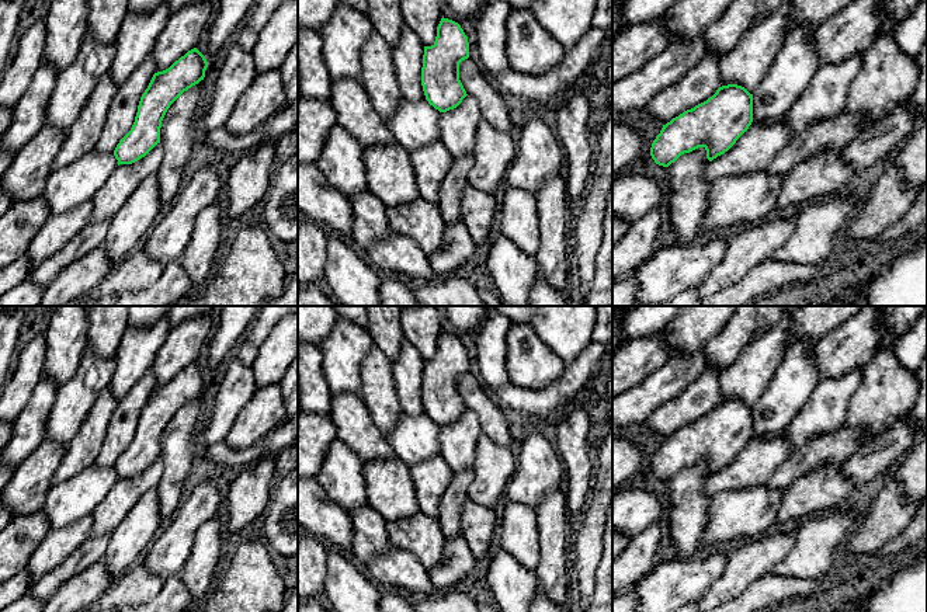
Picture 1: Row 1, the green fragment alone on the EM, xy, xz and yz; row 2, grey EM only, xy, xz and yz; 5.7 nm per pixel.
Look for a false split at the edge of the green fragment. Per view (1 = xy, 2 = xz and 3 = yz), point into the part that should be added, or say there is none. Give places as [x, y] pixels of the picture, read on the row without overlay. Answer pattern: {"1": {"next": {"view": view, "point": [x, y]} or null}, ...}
{"1": {"next": null}, "2": {"next": null}, "3": {"next": null}}

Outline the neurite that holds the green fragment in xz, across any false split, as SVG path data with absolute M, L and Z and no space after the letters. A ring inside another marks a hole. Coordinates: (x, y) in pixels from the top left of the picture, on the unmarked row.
M441 333L435 357L424 361L421 400L426 414L440 427L456 423L468 410L459 394L459 378L469 372L469 357L461 340Z

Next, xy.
M197 364L188 365L169 383L153 389L140 411L135 437L119 455L114 470L119 479L132 479L160 458L162 435L170 420L205 392L208 376Z

